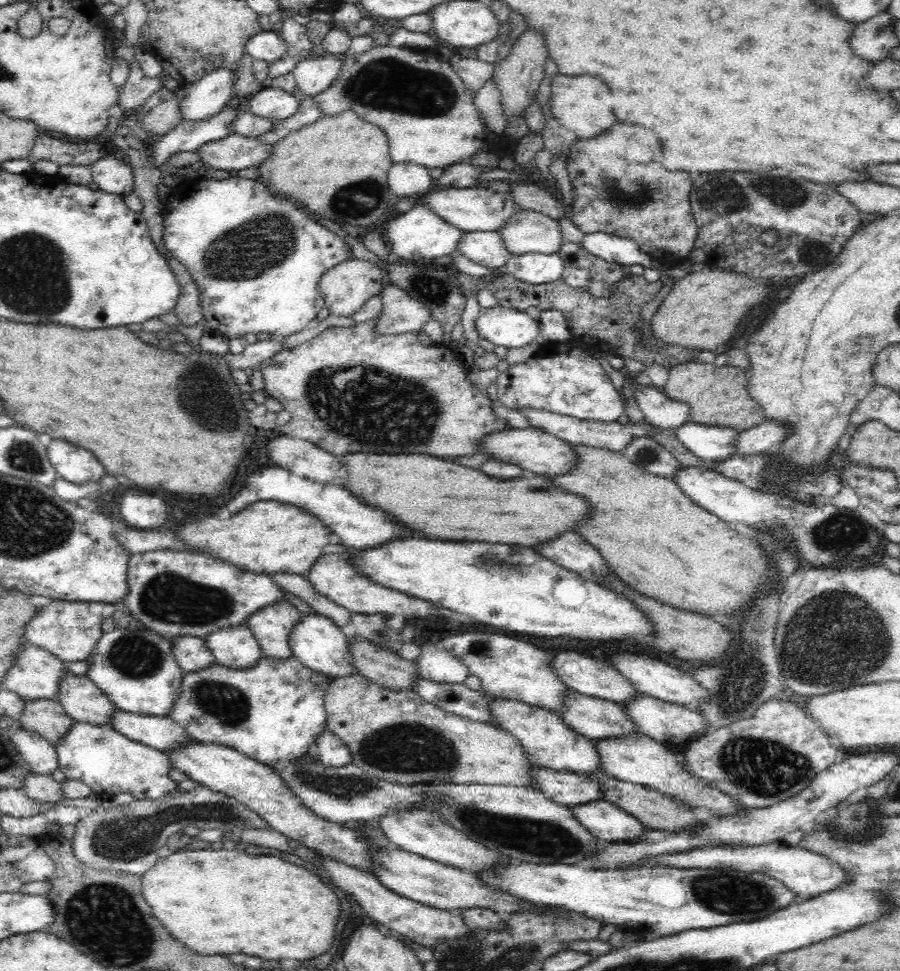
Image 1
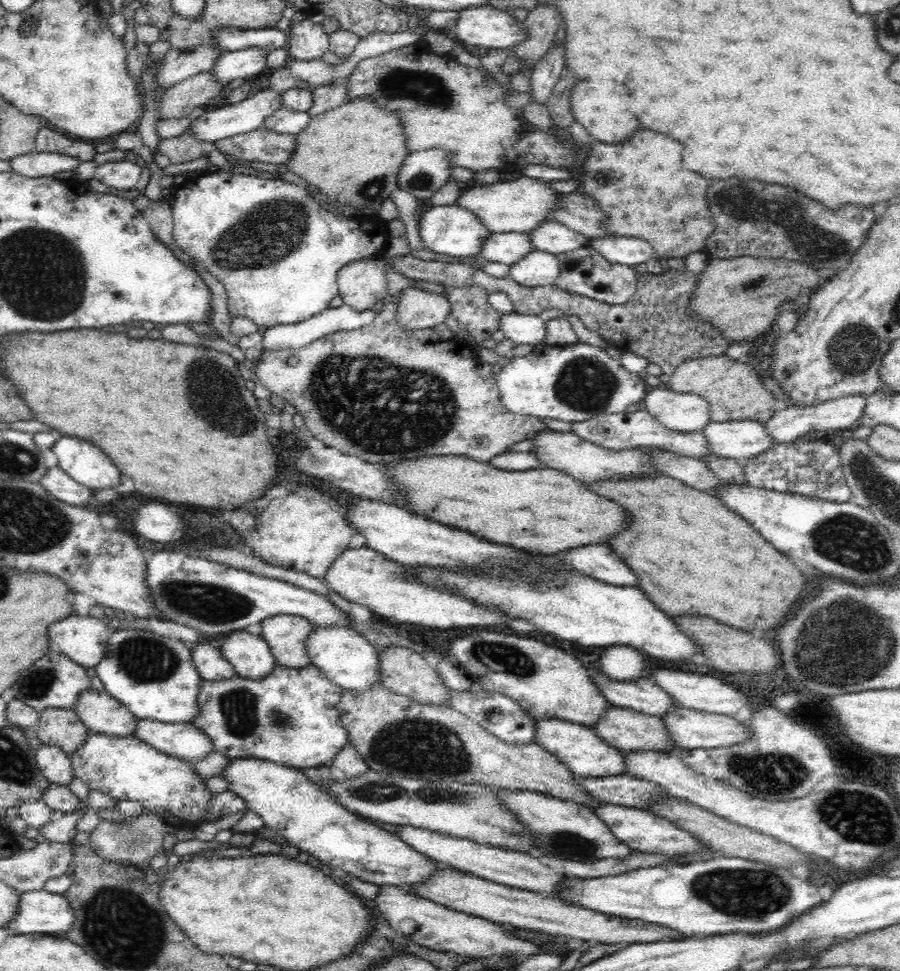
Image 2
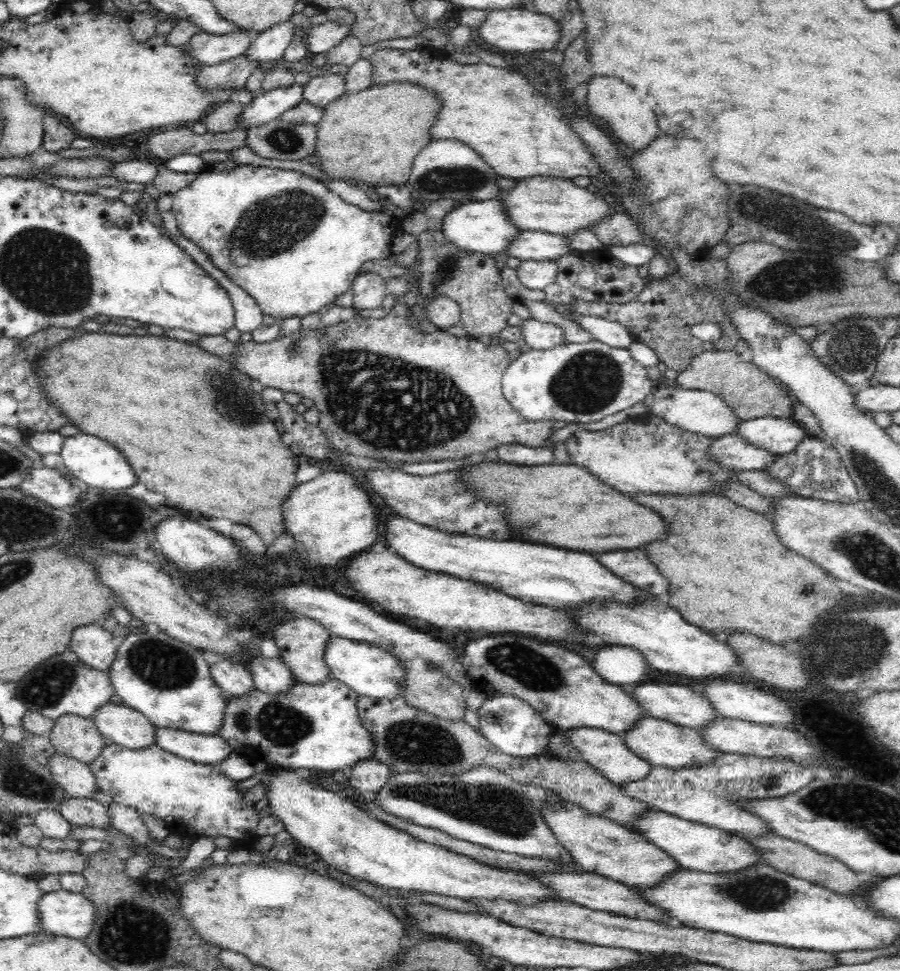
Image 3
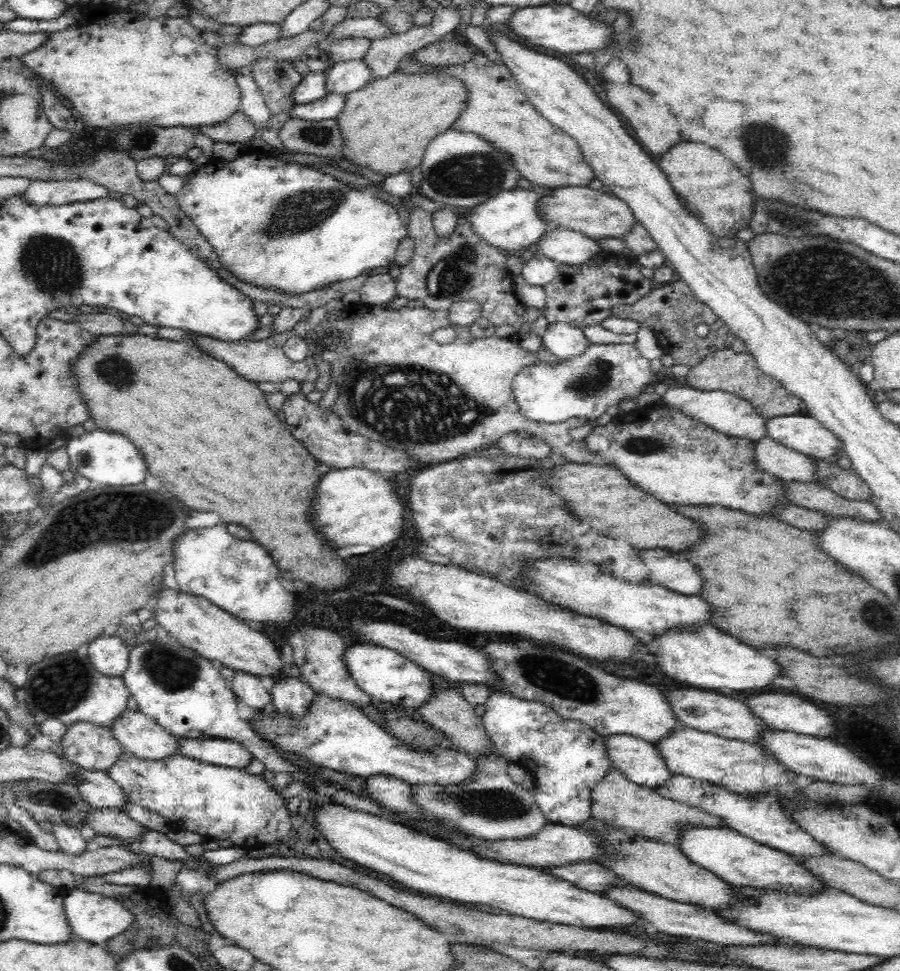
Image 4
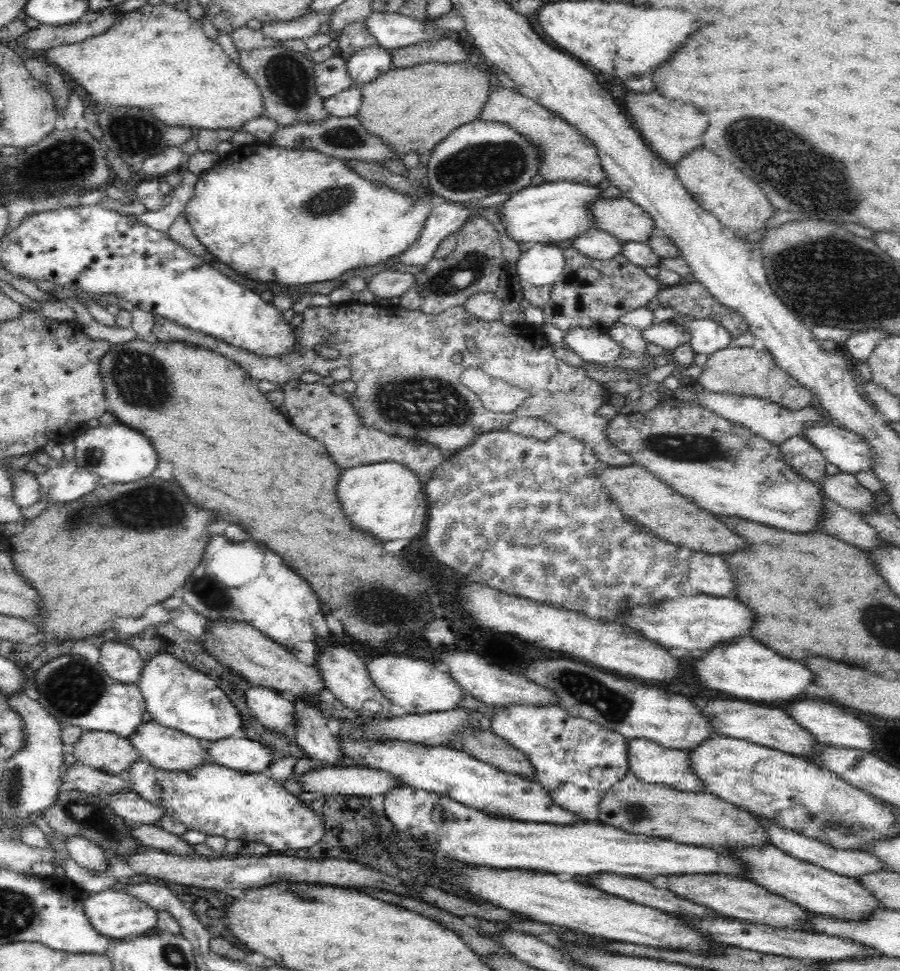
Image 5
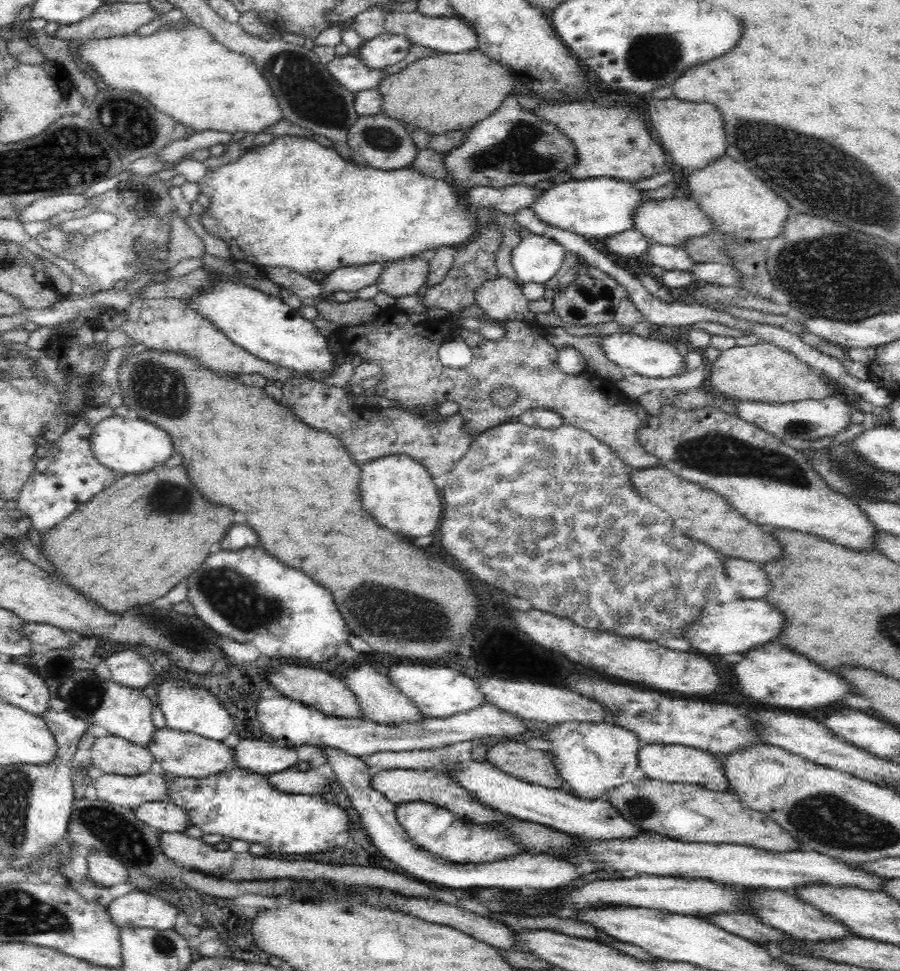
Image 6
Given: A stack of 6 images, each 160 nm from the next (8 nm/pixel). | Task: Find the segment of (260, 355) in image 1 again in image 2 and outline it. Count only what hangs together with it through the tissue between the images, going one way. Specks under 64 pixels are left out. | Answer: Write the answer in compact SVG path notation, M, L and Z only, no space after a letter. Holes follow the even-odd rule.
M342 303L338 308L324 309L311 319L296 324L276 325L267 328L260 338L262 352L296 349L336 330L356 330L370 324L377 312L375 304L362 312Z

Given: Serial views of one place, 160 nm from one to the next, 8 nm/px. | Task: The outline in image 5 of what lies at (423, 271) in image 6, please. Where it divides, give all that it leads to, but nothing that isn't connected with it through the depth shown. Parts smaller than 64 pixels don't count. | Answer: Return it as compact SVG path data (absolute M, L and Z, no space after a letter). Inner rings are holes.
M398 270L381 271L366 280L366 289L374 298L394 298L401 296L414 286L414 275L400 273Z

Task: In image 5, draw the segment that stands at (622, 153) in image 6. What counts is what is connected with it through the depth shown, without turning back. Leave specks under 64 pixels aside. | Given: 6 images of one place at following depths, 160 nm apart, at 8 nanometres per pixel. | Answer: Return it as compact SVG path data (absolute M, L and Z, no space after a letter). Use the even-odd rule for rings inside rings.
M490 84L489 100L482 108L481 114L476 120L494 121L509 126L519 136L523 136L539 152L539 168L537 175L540 175L544 183L554 181L572 181L572 183L584 183L597 185L607 178L605 170L598 158L597 149L593 142L587 140L581 132L571 128L567 122L563 122L558 115L549 112L542 105L537 104L529 98L521 96L516 88L503 86L494 87Z

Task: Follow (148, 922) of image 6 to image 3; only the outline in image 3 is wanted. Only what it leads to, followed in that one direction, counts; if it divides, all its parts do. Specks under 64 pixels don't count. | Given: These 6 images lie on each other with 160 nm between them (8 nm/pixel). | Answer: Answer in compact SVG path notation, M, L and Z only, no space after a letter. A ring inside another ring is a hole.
M62 889L42 892L37 903L40 930L56 936L84 938L94 925L96 909L82 893Z

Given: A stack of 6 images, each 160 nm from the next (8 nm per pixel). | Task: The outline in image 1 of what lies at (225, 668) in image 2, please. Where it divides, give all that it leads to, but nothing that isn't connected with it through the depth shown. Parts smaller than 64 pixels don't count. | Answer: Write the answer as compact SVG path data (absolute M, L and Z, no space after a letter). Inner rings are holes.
M173 636L169 637L173 645L173 653L178 663L178 667L186 672L196 672L204 670L215 660L210 655L209 648L206 647L205 641L196 636Z

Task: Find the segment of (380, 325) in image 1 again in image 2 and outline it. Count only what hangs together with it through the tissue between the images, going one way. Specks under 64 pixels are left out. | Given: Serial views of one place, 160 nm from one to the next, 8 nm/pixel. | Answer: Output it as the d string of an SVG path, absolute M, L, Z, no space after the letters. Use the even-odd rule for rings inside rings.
M412 285L404 288L395 302L398 307L396 321L404 330L435 329L444 323L446 315L451 311L446 298Z

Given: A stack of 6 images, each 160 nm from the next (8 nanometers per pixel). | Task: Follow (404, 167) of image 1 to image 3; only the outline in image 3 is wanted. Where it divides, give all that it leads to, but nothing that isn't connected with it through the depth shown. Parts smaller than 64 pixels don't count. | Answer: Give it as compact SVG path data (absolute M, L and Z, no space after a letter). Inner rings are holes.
M434 140L426 145L413 161L413 168L406 186L418 192L424 200L451 198L464 204L472 201L494 199L501 192L496 186L498 174L474 152L474 149L458 140Z

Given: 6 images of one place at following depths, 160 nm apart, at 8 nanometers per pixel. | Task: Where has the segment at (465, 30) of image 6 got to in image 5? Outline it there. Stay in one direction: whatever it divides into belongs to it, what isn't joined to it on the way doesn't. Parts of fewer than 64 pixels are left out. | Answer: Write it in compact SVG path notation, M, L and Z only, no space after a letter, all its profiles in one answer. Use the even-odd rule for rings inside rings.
M372 12L362 20L364 28L376 39L380 47L402 48L412 44L420 44L426 40L438 40L442 33L426 27L422 21L400 15L400 13Z

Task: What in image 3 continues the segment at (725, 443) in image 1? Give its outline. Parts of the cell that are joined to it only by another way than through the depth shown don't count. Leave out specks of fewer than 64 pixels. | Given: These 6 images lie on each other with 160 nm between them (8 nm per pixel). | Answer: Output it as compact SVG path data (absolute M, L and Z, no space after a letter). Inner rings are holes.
M760 417L739 421L731 434L738 435L756 448L773 455L788 454L807 432L791 418Z

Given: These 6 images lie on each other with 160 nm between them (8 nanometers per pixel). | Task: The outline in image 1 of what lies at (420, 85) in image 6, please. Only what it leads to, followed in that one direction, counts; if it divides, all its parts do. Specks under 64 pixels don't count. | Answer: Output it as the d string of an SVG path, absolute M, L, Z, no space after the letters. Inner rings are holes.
M342 112L333 117L325 116L318 118L313 124L308 124L302 129L292 132L290 136L286 136L284 140L276 142L276 144L270 146L270 157L264 163L261 163L258 167L254 168L258 171L258 183L262 183L262 185L268 189L270 195L278 195L282 197L282 199L288 198L290 200L296 200L296 203L299 202L300 206L310 208L310 210L304 210L308 216L318 214L318 216L334 220L334 222L339 223L340 225L350 224L353 231L360 226L358 230L360 230L360 232L364 230L365 232L378 226L390 217L388 211L393 195L388 186L387 176L389 169L393 166L393 162L391 162L391 157L389 156L388 145L389 140L387 140L387 137L383 134L383 130L379 128L378 125L369 124L369 122L363 121L362 118L354 112Z

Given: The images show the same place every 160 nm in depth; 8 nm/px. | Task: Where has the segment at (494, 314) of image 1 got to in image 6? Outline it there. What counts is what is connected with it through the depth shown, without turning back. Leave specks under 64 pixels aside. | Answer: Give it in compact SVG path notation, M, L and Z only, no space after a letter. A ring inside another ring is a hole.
M614 333L599 338L598 342L604 356L617 364L628 373L638 374L645 378L671 378L676 372L684 368L682 356L676 352L676 348L666 342L658 342L656 337L644 338L635 333Z

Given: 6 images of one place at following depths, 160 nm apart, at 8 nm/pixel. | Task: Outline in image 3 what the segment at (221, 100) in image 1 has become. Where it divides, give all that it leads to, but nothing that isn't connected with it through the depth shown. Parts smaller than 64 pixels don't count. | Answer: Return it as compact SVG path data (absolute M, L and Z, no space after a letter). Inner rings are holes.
M289 20L275 24L272 28L257 33L242 55L256 64L278 61L290 44L292 34L297 32L301 32L301 29L292 27Z

